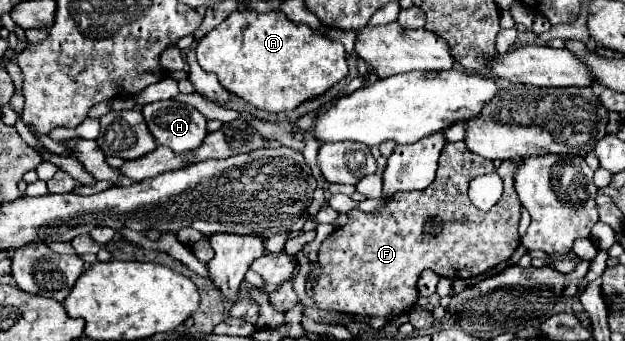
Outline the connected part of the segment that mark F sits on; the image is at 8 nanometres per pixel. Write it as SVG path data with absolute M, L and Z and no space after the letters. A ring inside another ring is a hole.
M449 142L439 158L439 168L433 184L419 192L397 192L387 198L387 202L375 212L349 210L347 224L333 230L319 248L319 262L313 264L309 278L317 278L315 282L315 302L321 310L337 310L349 316L367 316L367 318L387 318L395 320L405 314L415 300L419 298L417 280L423 270L439 270L435 274L451 274L451 278L471 278L481 276L485 270L497 266L511 258L515 248L519 246L517 226L521 220L521 202L515 192L515 172L519 162L505 160L499 166L499 176L505 184L505 192L501 200L489 210L481 212L475 208L467 196L469 182L481 174L489 174L493 170L493 162L471 152L465 142ZM427 220L433 220L435 226L425 230Z

